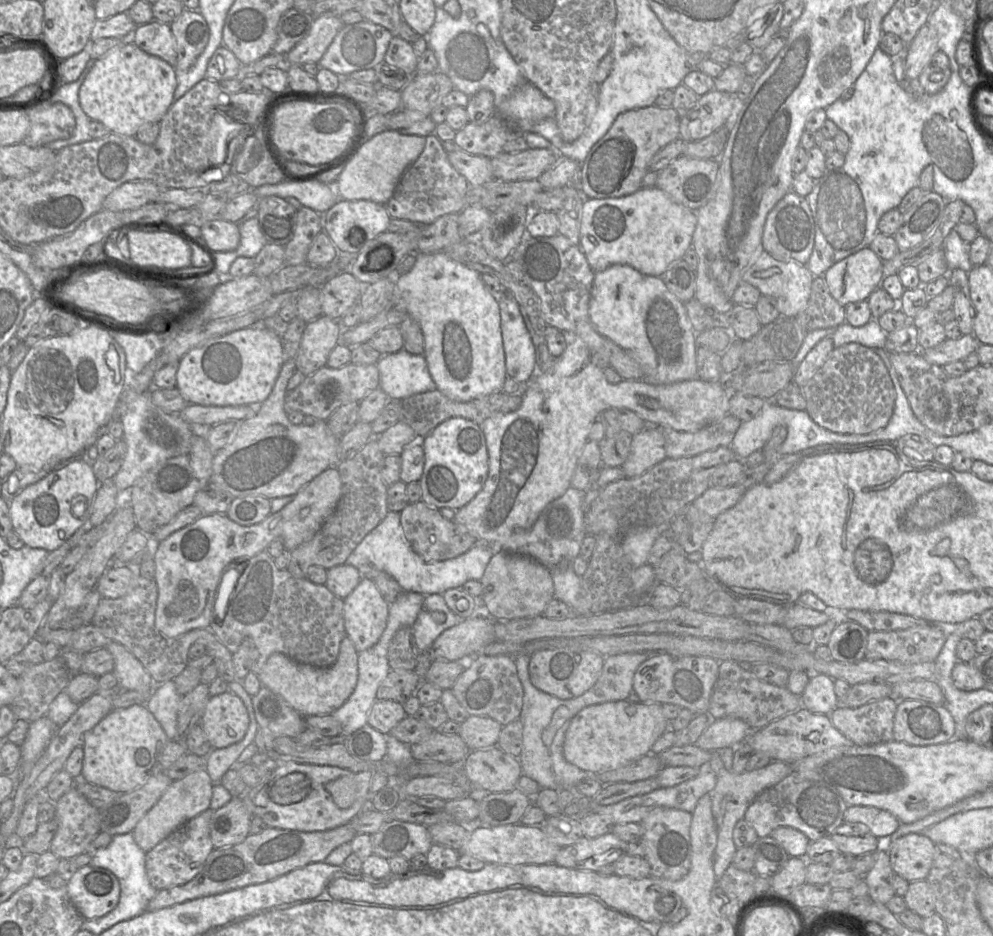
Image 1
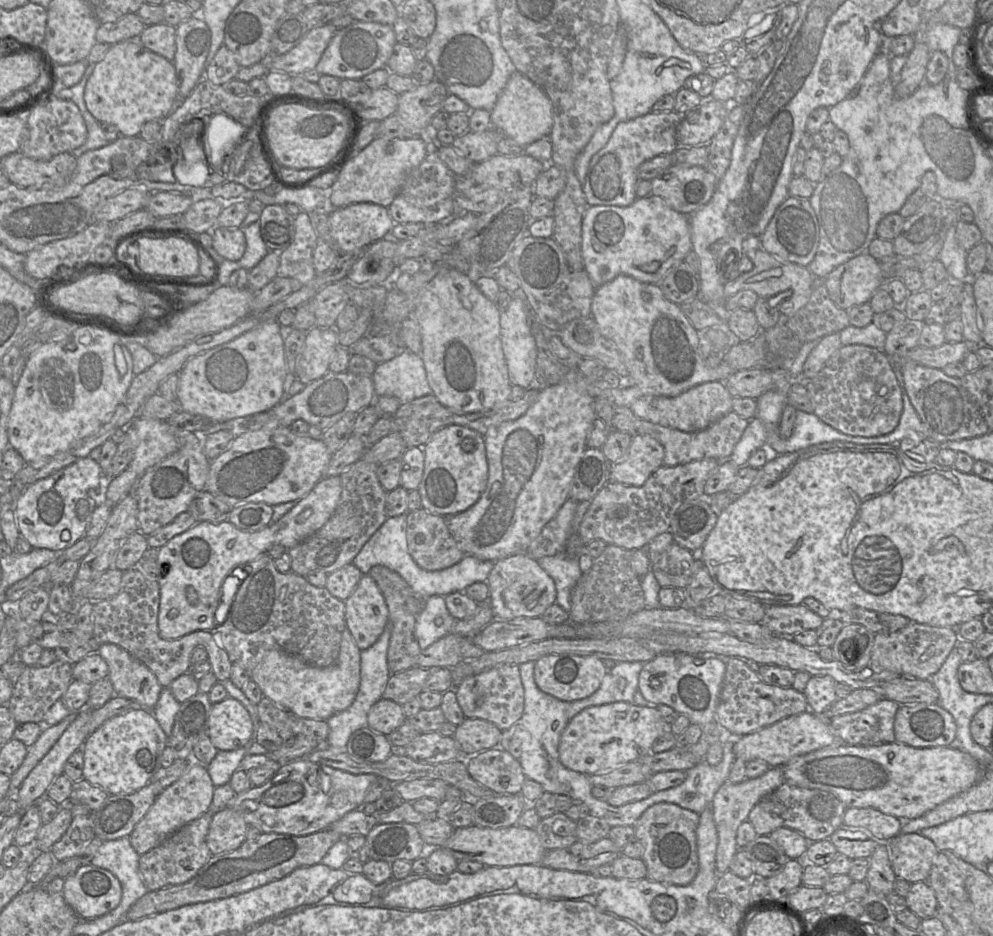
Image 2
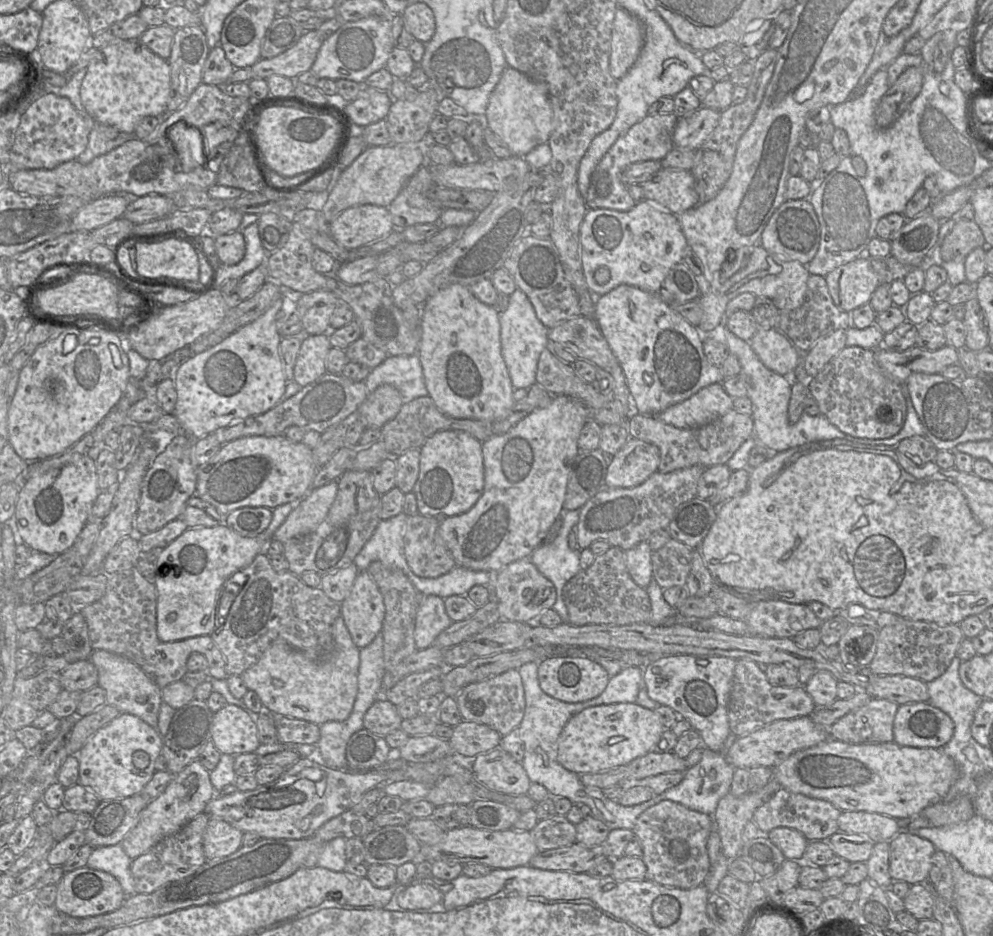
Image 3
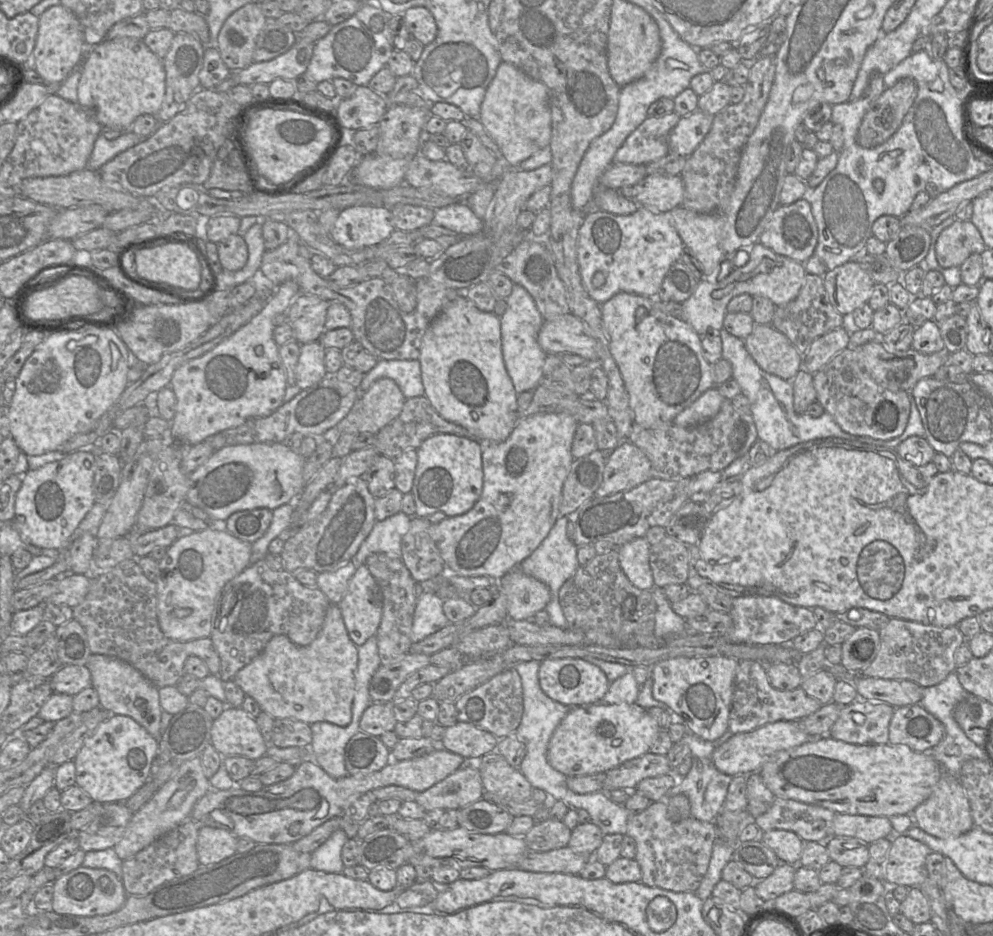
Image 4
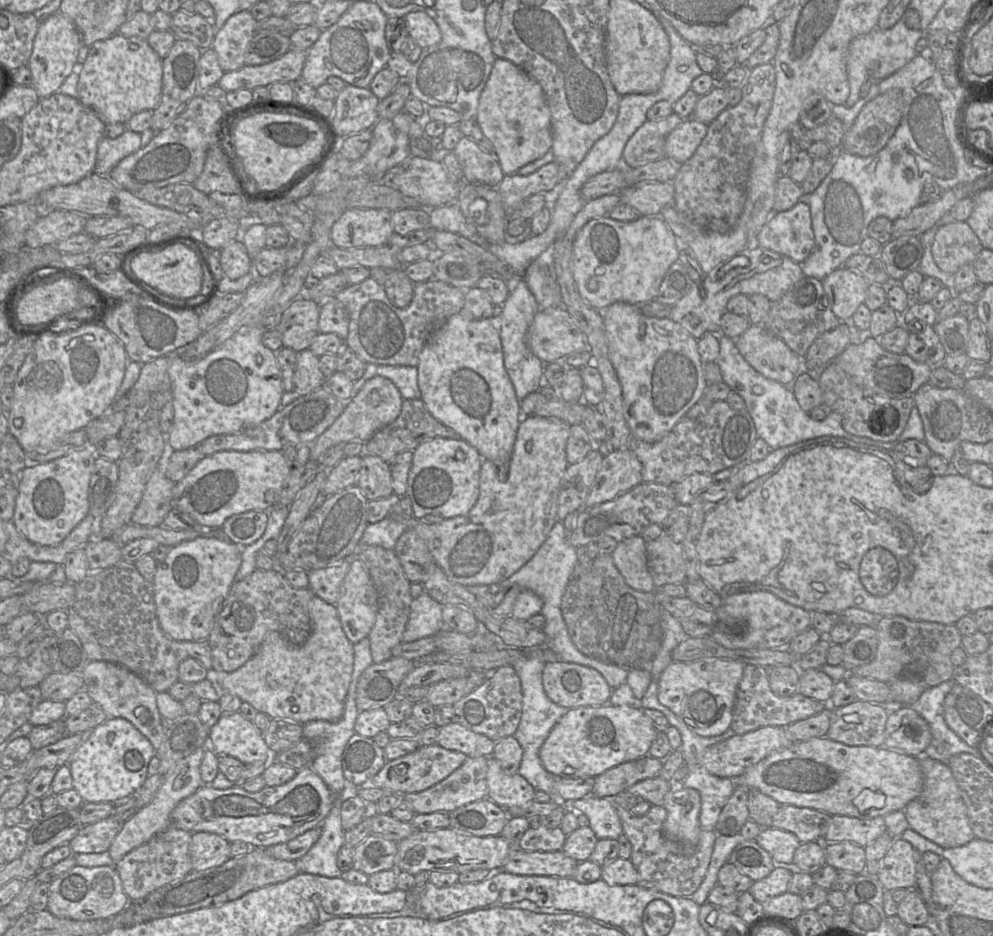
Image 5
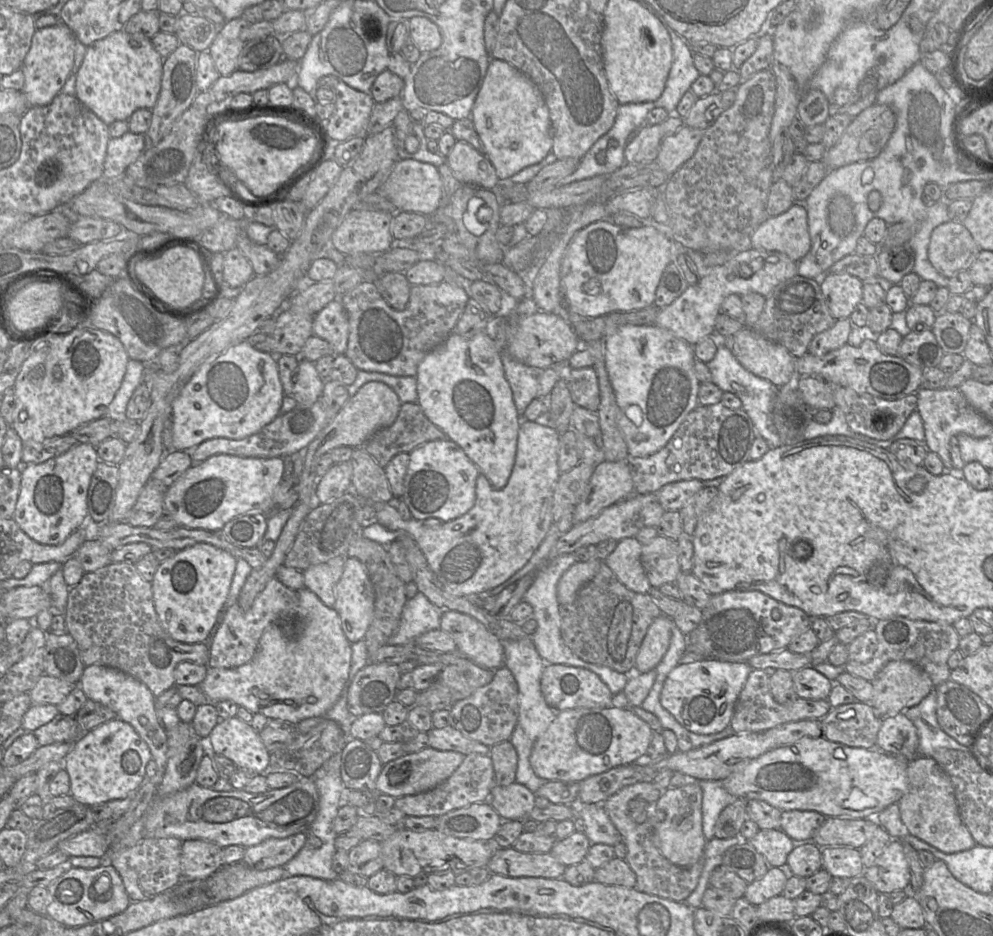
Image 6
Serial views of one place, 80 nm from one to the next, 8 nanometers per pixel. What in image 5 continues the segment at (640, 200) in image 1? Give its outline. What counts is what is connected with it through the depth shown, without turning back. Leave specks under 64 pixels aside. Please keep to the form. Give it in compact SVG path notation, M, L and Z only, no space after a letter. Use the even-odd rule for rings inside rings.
M607 215L592 219L577 233L572 251L573 277L581 297L601 313L615 302L642 305L656 299L666 272L678 261L679 251L677 237L660 216L622 222ZM594 275L598 289L591 291L587 283Z

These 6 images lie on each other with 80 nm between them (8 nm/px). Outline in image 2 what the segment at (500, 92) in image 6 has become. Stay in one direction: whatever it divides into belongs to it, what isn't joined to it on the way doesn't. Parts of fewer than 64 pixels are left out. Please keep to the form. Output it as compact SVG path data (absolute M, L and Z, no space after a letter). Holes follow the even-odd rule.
M515 71L508 79L490 112L491 126L517 145L527 145L548 137L553 126L552 103L542 89Z

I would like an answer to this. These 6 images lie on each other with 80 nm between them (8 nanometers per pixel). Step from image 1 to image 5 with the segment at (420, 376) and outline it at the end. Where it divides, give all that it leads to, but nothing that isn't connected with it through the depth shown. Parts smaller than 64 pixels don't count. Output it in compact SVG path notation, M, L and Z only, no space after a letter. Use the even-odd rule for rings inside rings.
M367 364L363 376L354 382L352 397L357 395L364 384L375 376L391 380L399 389L403 399L420 399L421 391L418 386L418 368L416 366L393 366Z

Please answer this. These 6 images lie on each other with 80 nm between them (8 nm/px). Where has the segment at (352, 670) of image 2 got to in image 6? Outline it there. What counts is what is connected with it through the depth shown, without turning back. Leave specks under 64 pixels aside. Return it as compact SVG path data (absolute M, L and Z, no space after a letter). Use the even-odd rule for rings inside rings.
M306 587L298 591L298 597L297 629L287 628L287 624L271 624L263 632L256 654L250 662L232 669L208 667L207 675L199 687L211 703L231 700L253 714L260 713L270 720L293 724L321 716L335 704L349 678L351 643L342 630L340 616L334 607L327 607Z

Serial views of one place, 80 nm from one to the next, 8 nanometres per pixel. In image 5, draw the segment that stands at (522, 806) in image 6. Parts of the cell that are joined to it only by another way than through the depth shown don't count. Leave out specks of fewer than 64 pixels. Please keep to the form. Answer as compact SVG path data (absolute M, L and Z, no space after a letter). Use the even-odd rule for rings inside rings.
M487 757L488 798L503 807L519 807L535 799L536 789L518 772L509 775L505 773L498 760Z

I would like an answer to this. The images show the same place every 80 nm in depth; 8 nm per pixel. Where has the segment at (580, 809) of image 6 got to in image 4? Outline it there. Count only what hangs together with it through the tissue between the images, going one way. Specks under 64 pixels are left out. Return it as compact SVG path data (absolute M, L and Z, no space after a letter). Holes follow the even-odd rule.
M597 791L597 792L592 792L592 793L586 793L586 794L581 794L581 797L577 796L574 798L575 793L565 793L565 803L567 803L571 808L574 809L585 809L591 816L591 822L596 824L603 832L604 835L606 834L622 834L625 835L627 834L627 823L632 815L632 813L637 813L637 812L631 812L629 809L627 809L624 805L619 805L615 803L609 795L605 791Z

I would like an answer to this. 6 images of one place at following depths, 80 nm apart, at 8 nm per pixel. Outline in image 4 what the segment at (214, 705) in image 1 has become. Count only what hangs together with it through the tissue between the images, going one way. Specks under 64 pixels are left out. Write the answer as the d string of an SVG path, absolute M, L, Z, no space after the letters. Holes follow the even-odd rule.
M226 707L213 720L211 745L222 757L242 756L256 761L270 744L263 739L256 718L242 707Z

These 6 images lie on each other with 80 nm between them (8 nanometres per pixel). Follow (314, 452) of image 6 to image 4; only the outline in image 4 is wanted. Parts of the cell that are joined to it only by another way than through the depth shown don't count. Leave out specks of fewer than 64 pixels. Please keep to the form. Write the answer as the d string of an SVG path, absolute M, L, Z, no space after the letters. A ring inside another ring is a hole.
M381 378L375 381L367 391L360 393L347 416L333 429L339 434L351 433L358 435L360 433L369 432L376 435L382 428L399 416L405 400L405 396L394 380Z

